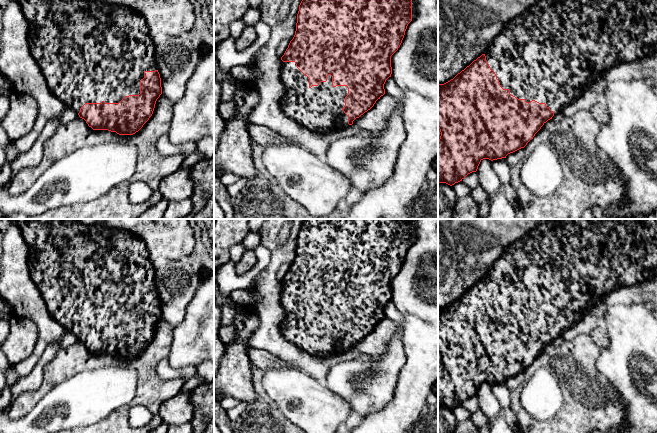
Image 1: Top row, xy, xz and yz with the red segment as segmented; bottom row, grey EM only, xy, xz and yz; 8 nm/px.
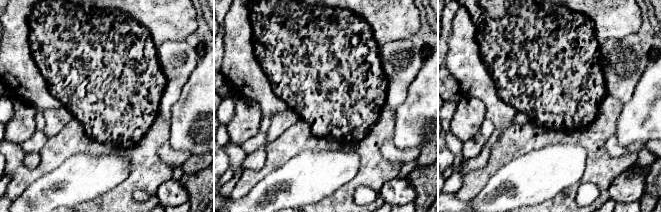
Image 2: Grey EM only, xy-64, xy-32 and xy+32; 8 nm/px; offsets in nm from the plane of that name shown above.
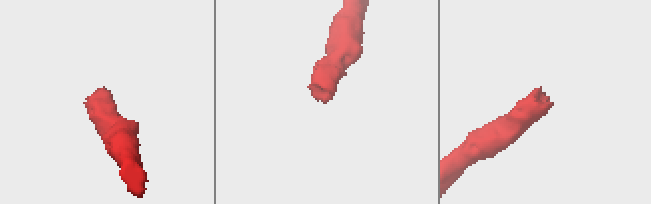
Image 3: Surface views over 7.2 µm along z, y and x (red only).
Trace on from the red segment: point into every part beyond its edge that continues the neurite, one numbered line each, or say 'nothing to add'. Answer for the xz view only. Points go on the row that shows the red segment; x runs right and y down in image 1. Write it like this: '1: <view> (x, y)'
1: xz (319, 108)

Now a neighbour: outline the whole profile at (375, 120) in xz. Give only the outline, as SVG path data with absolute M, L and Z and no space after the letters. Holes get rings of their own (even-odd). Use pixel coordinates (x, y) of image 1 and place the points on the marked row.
M385 93L370 110L356 118L353 125L370 133L381 133L386 130L395 108L396 99Z

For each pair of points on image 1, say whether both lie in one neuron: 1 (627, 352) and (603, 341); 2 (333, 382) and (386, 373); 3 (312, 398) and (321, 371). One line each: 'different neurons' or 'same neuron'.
1: different neurons
2: same neuron
3: different neurons

